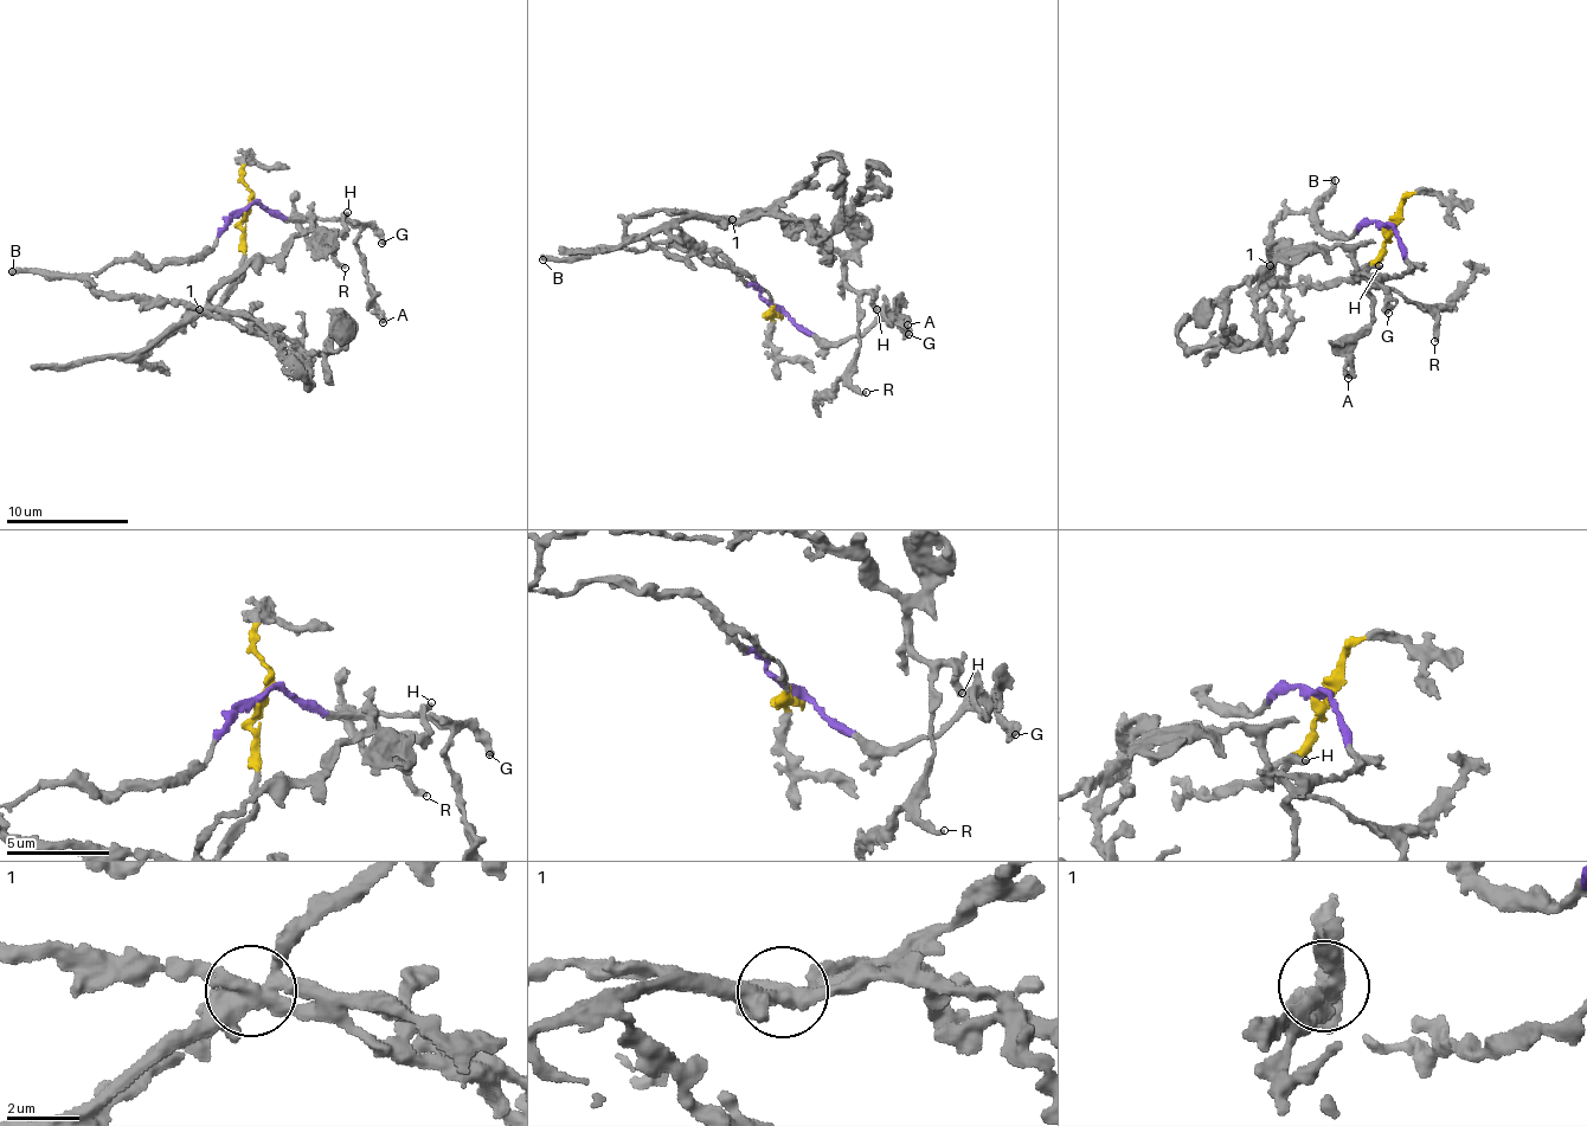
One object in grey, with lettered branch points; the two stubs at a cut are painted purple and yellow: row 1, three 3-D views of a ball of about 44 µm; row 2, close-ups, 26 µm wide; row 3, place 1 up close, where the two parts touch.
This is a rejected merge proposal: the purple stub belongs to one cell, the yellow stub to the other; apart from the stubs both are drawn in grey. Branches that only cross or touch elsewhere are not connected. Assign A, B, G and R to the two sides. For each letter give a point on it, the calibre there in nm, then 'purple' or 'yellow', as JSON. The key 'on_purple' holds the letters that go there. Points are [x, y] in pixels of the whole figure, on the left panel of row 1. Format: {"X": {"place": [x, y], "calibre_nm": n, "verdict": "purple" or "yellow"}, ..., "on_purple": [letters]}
{"A": {"place": [383, 322], "calibre_nm": 360, "verdict": "purple"}, "B": {"place": [12, 271], "calibre_nm": 380, "verdict": "purple"}, "G": {"place": [381, 243], "calibre_nm": 420, "verdict": "purple"}, "R": {"place": [345, 268], "calibre_nm": 280, "verdict": "yellow"}, "on_purple": ["A", "B", "G"]}

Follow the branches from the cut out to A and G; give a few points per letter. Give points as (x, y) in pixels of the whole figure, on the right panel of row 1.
A: (1389, 229), (1408, 262), (1409, 272), (1370, 289), (1369, 328), (1354, 346), (1354, 367), (1347, 379)
G: (1389, 229), (1411, 266), (1402, 278), (1382, 282), (1379, 287), (1385, 291), (1387, 313)

